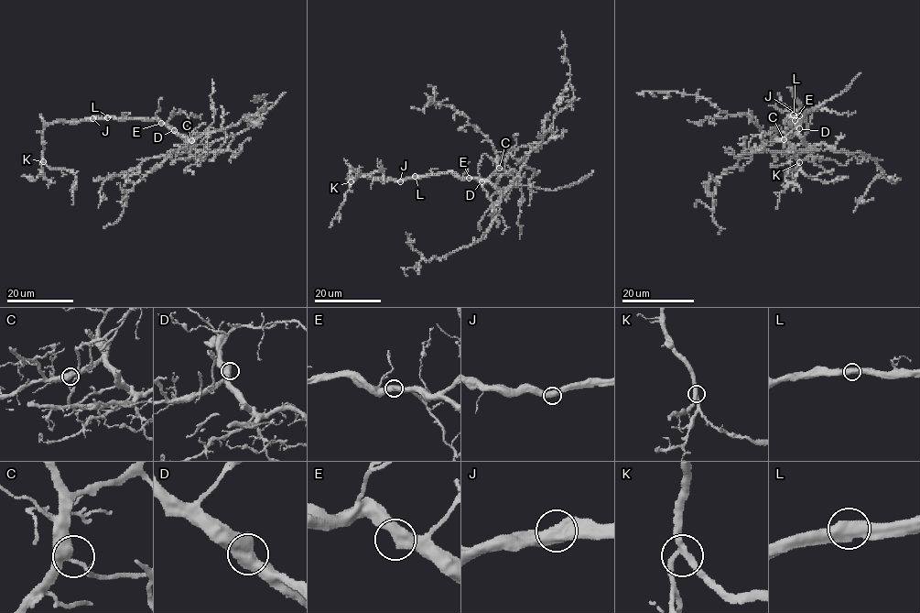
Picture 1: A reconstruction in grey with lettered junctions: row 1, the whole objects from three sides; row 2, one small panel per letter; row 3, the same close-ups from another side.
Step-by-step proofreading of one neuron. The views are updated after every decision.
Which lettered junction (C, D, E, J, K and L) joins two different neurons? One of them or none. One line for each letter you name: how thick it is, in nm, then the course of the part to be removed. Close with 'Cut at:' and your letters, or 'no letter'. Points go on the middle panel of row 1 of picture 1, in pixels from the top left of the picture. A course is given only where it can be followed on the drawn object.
Cut at: no letter

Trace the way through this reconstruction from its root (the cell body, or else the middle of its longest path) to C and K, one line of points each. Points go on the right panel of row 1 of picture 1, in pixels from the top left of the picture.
C: (795, 118), (796, 131), (784, 139)
K: (795, 118), (795, 115), (789, 115), (797, 117), (785, 124), (785, 133), (799, 162)

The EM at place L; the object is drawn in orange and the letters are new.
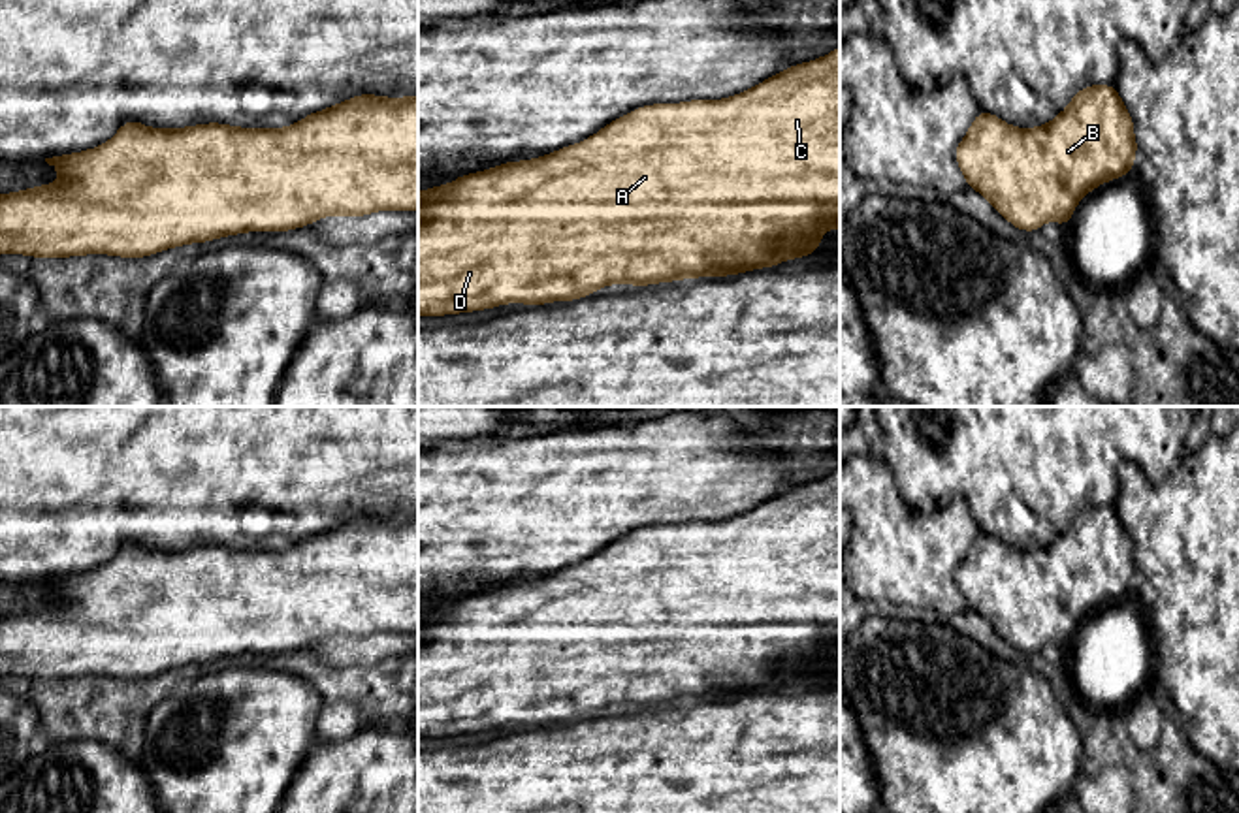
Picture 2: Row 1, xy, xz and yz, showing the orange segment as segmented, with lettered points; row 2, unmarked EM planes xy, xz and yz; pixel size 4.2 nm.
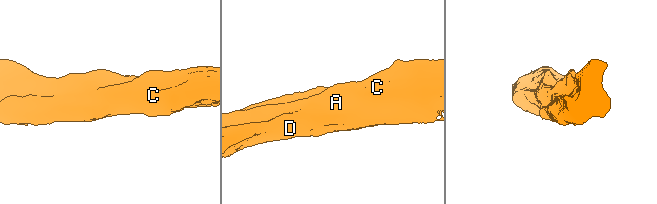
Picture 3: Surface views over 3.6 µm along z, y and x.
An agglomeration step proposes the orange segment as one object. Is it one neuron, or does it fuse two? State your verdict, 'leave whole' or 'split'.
leave whole

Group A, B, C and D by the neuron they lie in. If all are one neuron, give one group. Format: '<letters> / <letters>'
A B C D

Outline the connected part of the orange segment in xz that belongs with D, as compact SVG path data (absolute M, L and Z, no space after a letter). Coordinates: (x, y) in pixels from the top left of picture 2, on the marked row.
M840 45L815 60L789 66L763 83L725 100L652 104L618 117L591 137L540 158L505 162L459 175L454 183L418 190L418 316L444 316L501 307L576 301L608 284L650 286L699 277L729 277L774 267L817 252L827 228L840 231Z

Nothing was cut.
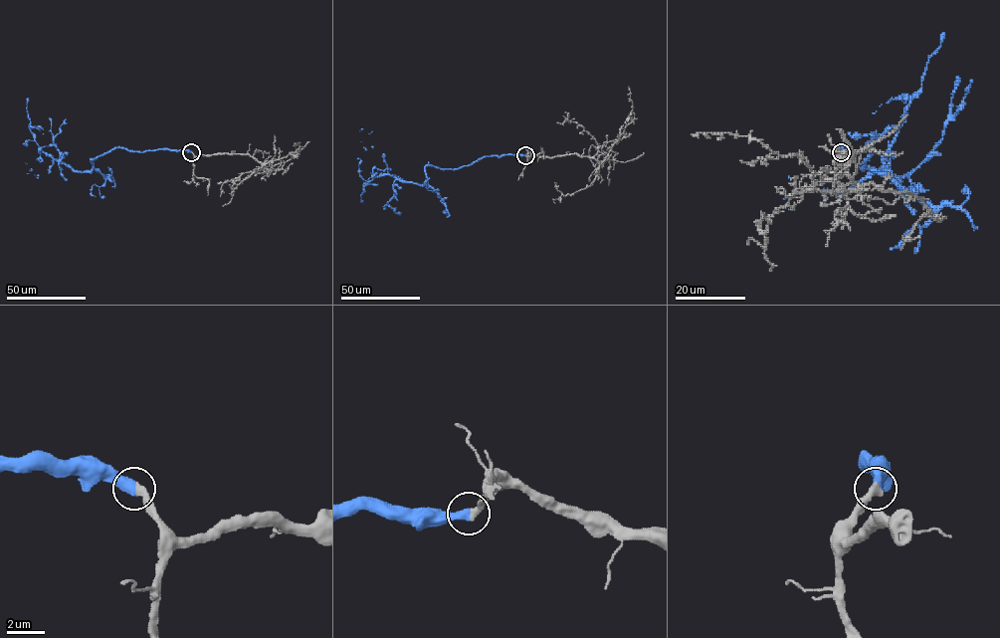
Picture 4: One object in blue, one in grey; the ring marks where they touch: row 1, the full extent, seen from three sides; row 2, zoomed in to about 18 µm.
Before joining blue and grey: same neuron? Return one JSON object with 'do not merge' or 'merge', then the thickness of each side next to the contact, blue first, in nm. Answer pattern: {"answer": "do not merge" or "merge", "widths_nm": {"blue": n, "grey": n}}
{"answer": "do not merge", "widths_nm": {"blue": 550, "grey": 460}}

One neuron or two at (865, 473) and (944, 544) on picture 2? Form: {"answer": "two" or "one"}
{"answer": "one"}

